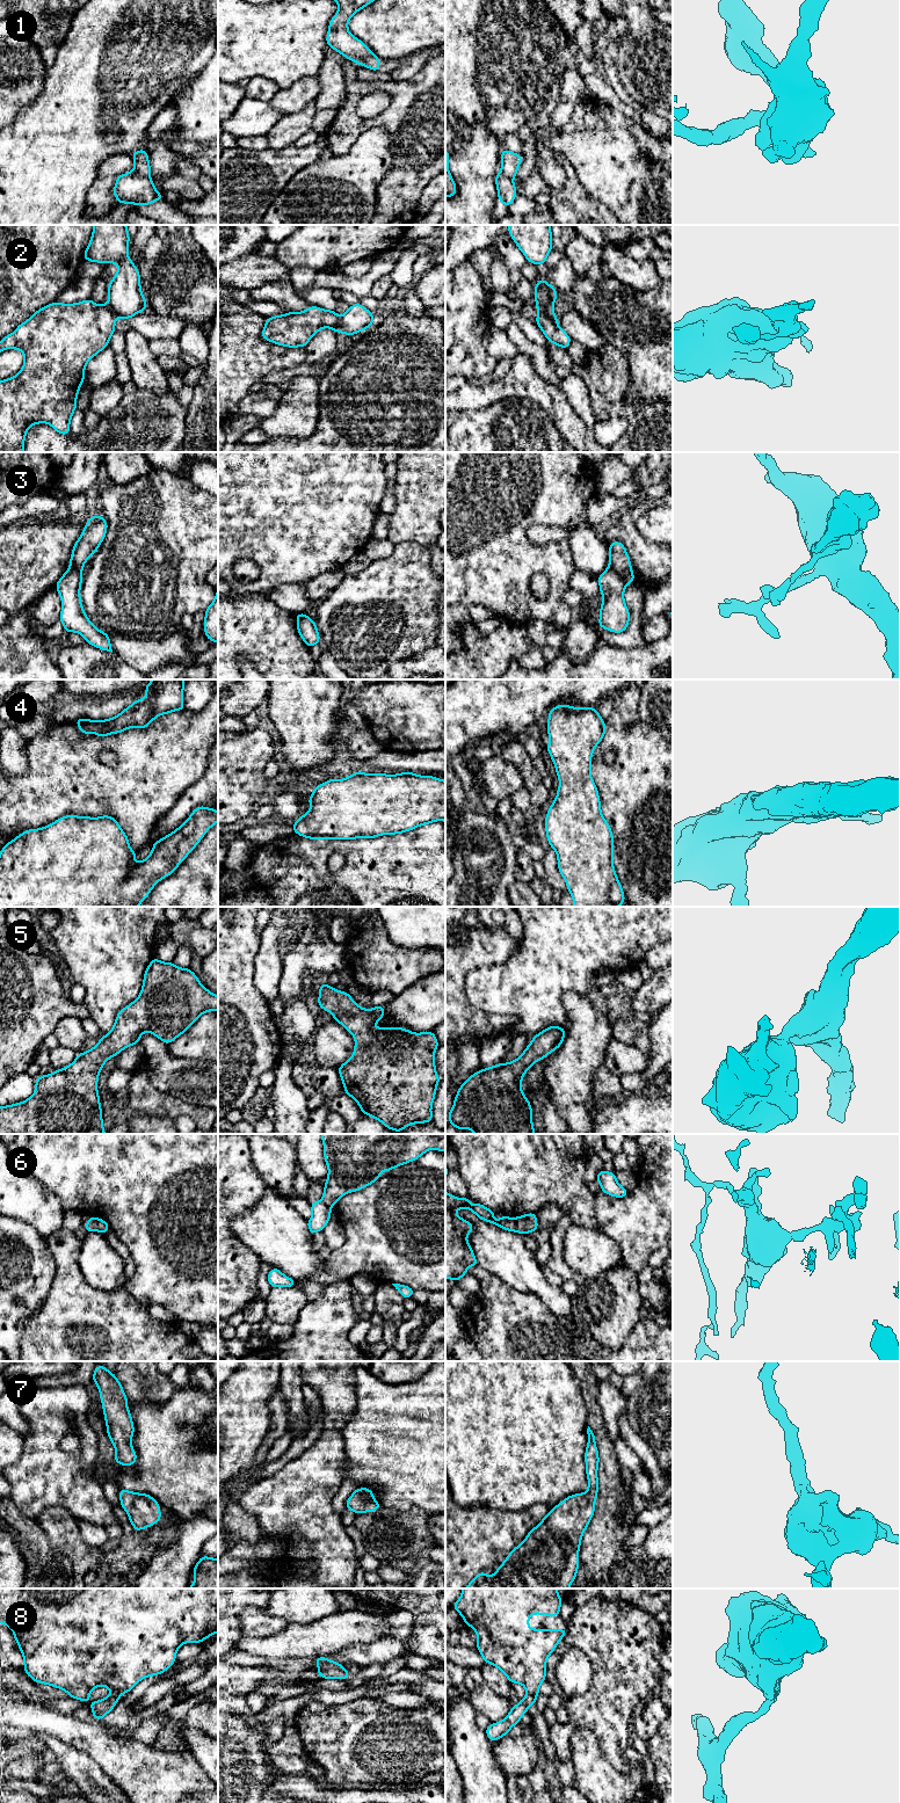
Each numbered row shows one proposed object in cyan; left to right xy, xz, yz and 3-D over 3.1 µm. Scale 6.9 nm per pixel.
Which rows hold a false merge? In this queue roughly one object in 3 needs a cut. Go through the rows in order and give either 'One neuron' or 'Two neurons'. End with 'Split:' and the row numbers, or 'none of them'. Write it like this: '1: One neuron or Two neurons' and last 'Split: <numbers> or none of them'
1: Two neurons
2: Two neurons
3: Two neurons
4: Two neurons
5: One neuron
6: Two neurons
7: One neuron
8: One neuron
Split: 1, 2, 3, 4, 6

